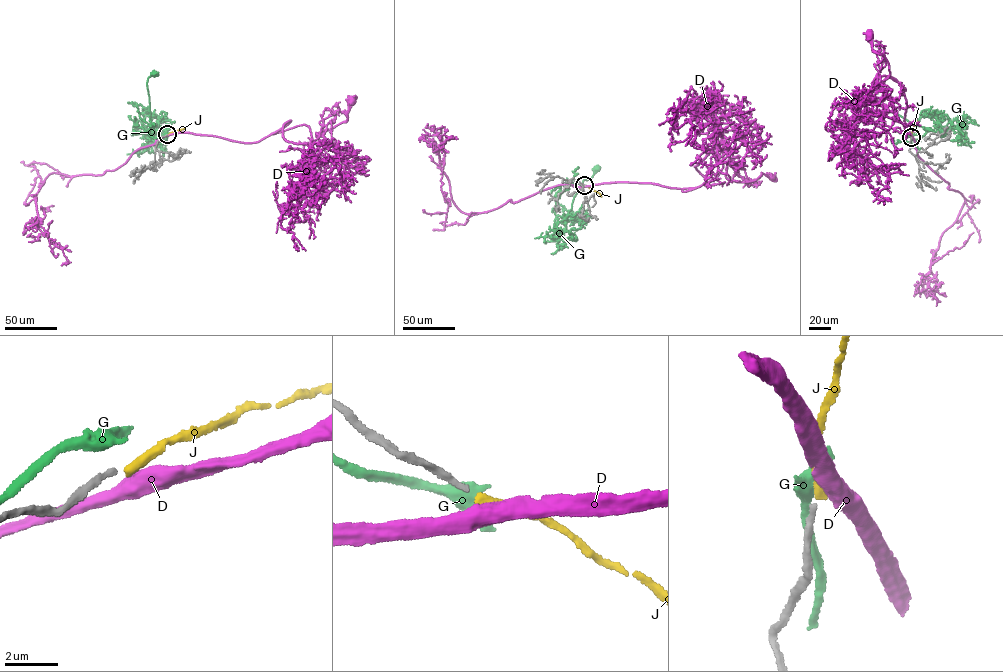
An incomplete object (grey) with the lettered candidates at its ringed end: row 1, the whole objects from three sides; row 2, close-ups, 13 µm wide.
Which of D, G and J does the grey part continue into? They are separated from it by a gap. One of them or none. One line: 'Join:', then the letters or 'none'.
Join: none

